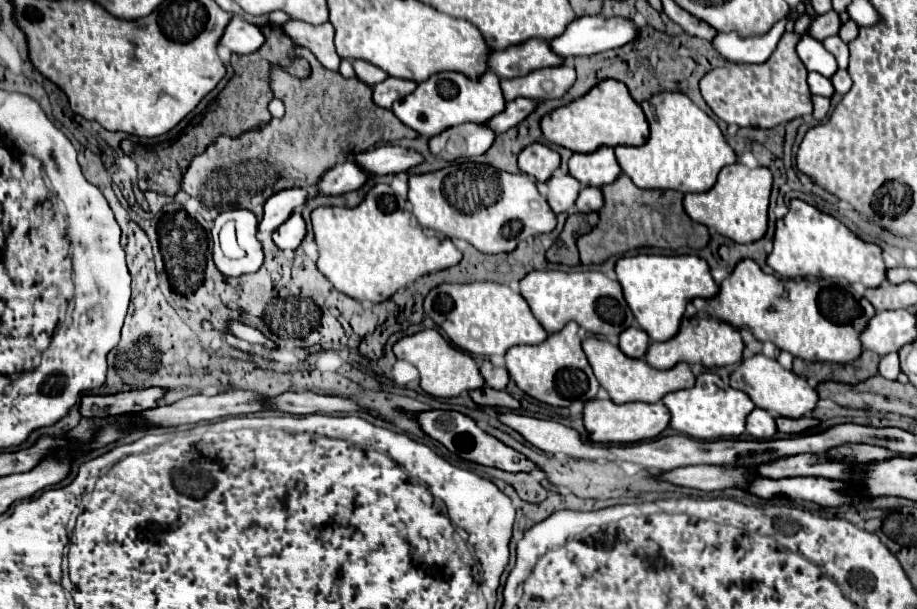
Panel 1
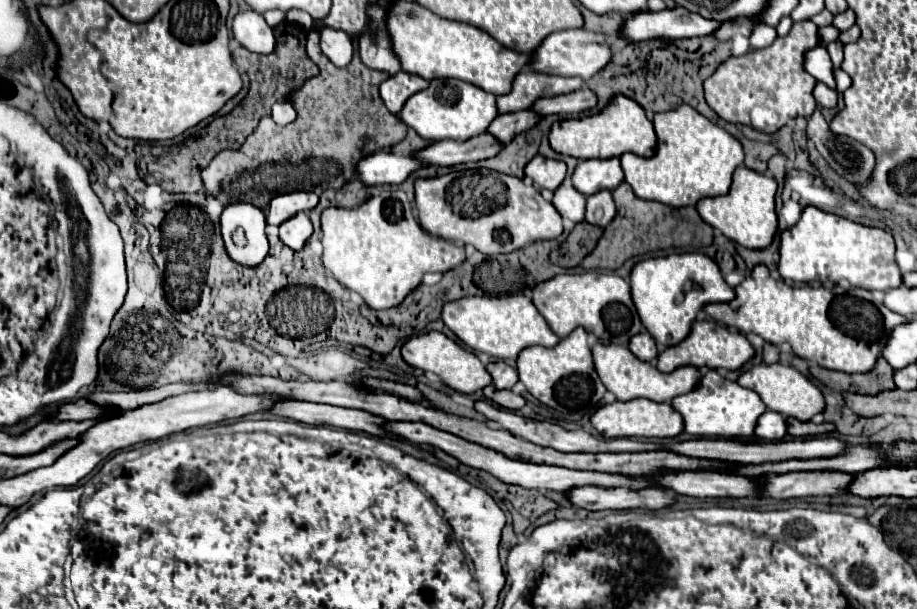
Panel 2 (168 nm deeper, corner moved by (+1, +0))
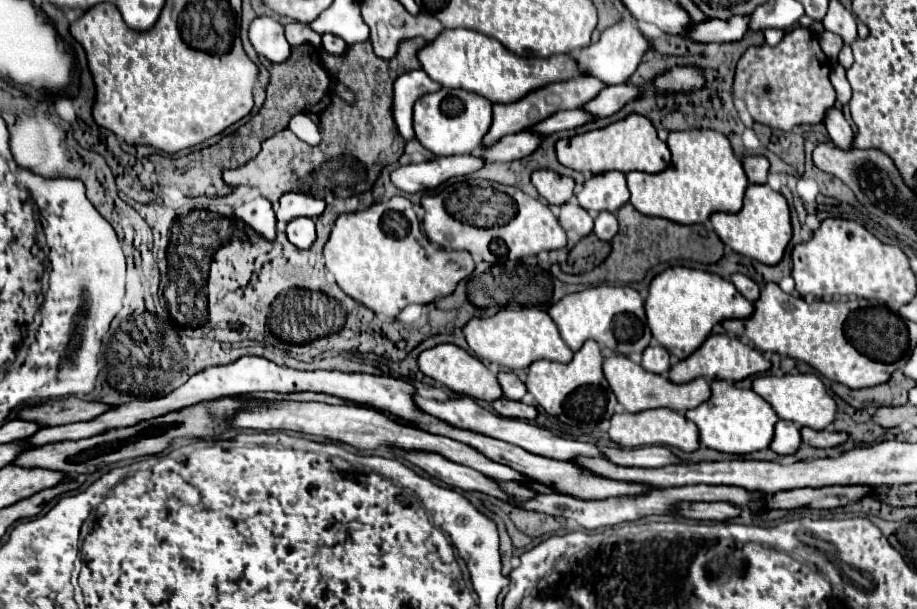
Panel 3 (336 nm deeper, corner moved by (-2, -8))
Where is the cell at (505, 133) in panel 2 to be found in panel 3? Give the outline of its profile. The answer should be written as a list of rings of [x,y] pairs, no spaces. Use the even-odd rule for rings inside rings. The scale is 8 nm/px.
[[[573,109],[573,111],[559,111],[553,117],[547,117],[545,121],[537,123],[535,127],[531,127],[531,131],[547,137],[555,131],[567,131],[567,129],[577,129],[585,123],[597,121],[599,117],[593,117],[591,113],[585,113],[583,109]]]

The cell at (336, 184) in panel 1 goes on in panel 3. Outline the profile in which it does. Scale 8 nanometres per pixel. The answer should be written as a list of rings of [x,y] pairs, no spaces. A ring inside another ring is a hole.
[[[453,155],[453,157],[437,157],[427,163],[411,163],[399,167],[391,173],[391,181],[405,193],[417,193],[435,189],[451,177],[469,175],[479,171],[485,165],[477,155]]]

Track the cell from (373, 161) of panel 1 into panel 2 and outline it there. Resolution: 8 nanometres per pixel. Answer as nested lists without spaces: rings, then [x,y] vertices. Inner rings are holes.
[[[488,133],[472,137],[468,141],[436,141],[420,151],[414,151],[412,157],[418,157],[424,165],[456,165],[468,161],[480,161],[494,157],[502,145]]]

